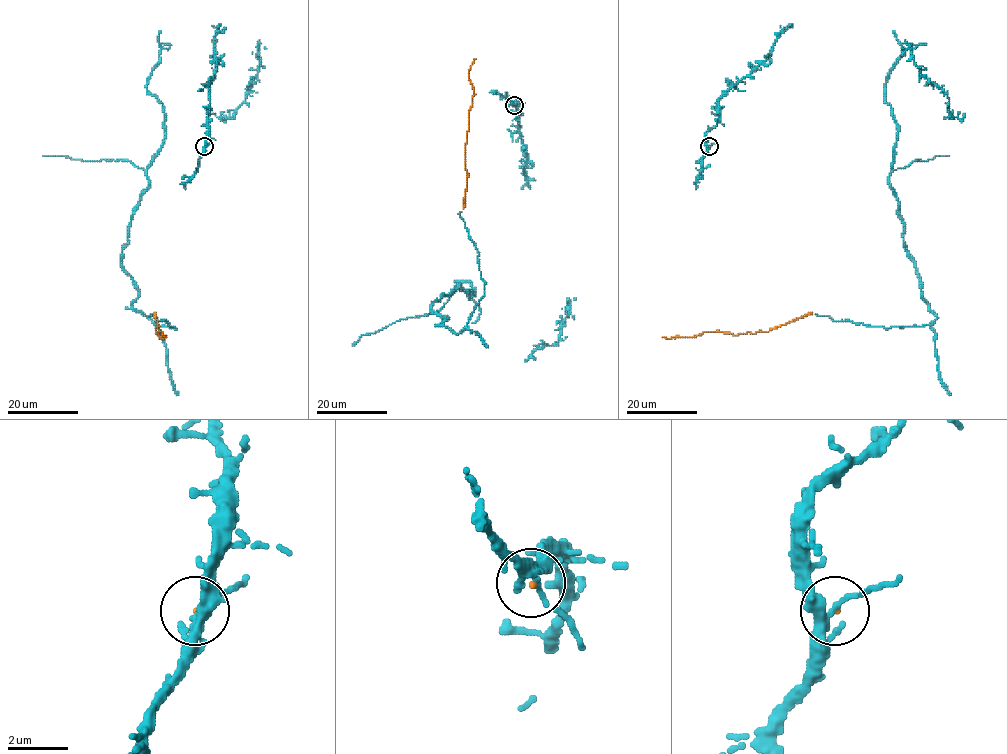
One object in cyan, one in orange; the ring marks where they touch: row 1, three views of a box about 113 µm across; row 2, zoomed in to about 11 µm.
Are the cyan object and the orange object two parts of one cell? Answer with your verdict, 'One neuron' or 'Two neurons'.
One neuron

